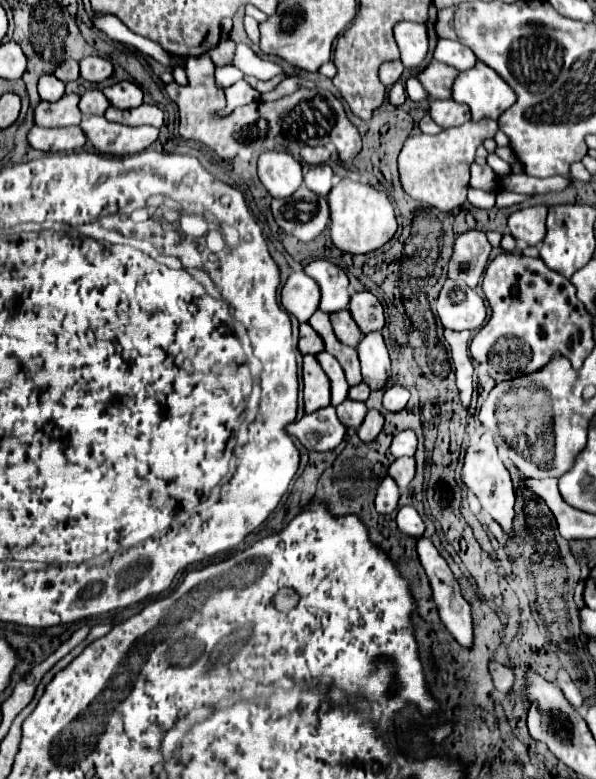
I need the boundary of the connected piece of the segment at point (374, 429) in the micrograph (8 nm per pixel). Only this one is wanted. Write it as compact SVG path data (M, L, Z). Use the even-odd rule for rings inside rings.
M369 411L367 417L365 417L365 421L361 423L361 427L357 429L359 439L365 441L365 443L373 441L373 439L381 433L381 429L383 429L383 421L385 421L385 419L383 419L383 415L381 415L379 411Z

